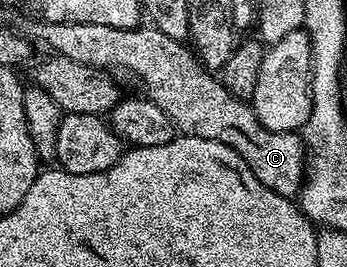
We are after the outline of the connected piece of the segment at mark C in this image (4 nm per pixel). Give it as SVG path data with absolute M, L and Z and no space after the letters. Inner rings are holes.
M43 22L35 30L34 37L44 42L48 46L48 51L65 56L69 60L77 60L81 64L97 70L114 71L114 66L119 70L124 70L127 74L132 74L137 81L143 85L142 93L169 120L173 120L176 131L183 136L197 136L205 140L217 140L217 144L225 144L225 148L233 148L245 164L265 184L265 188L273 188L281 196L294 199L303 188L305 171L309 165L309 154L305 149L305 143L298 133L273 132L257 120L250 101L233 96L223 87L222 82L210 69L199 60L196 52L190 45L184 44L180 39L173 36L165 36L157 27L150 24L140 24L134 30L118 30L109 28L105 24L53 24Z

